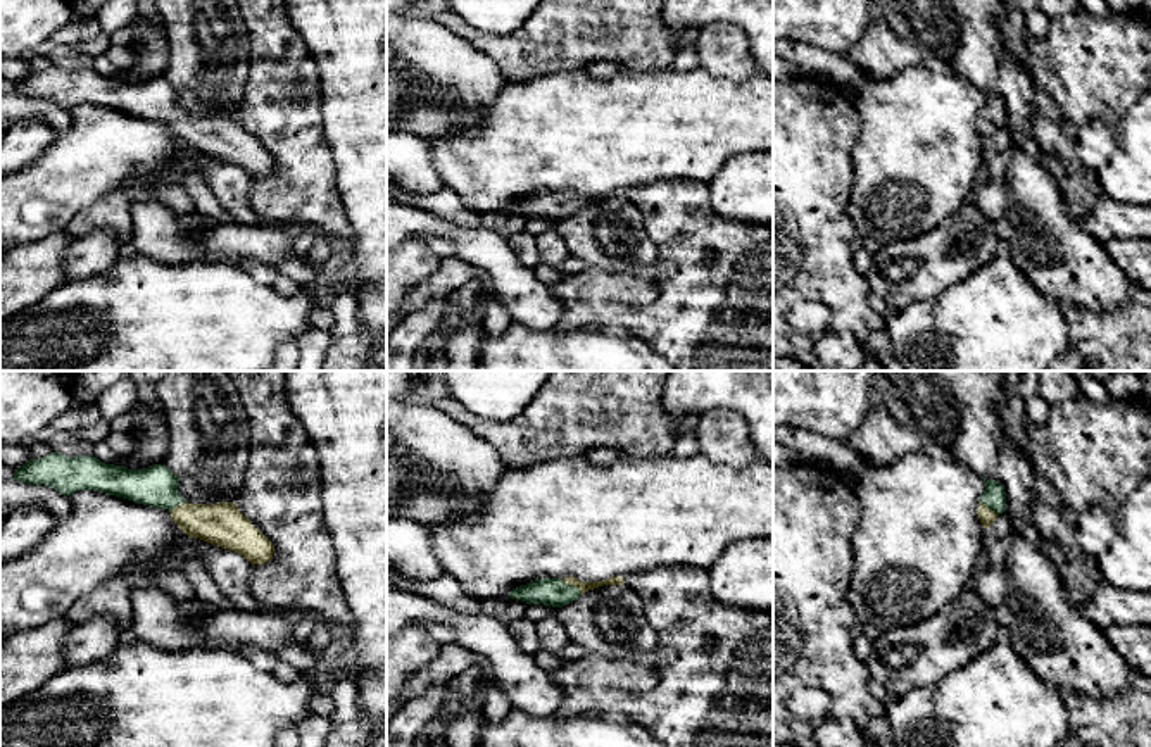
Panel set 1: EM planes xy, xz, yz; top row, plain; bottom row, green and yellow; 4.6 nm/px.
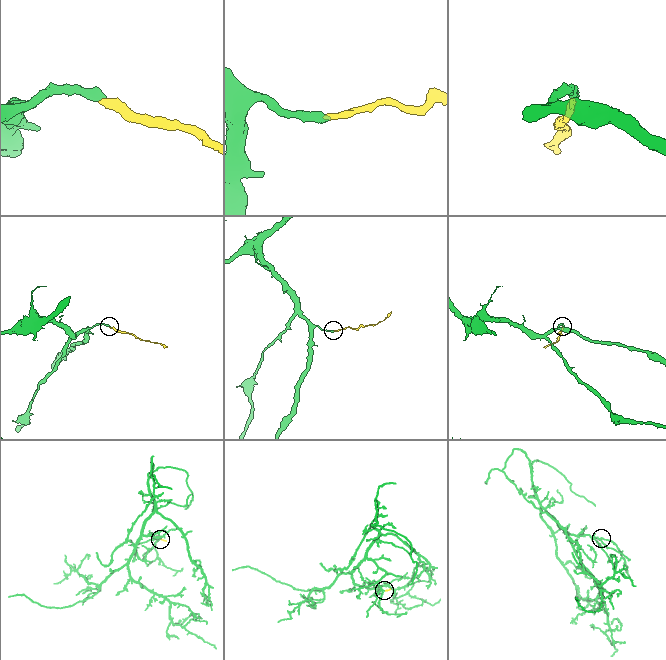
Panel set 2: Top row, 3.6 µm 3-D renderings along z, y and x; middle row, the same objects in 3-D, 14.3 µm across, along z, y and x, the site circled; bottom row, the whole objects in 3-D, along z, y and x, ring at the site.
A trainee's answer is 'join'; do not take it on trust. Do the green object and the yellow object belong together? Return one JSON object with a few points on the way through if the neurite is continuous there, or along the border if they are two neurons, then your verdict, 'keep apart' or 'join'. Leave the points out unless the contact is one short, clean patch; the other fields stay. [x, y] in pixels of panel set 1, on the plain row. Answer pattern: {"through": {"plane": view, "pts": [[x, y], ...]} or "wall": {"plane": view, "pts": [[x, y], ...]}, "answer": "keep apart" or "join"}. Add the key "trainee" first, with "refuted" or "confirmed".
{"trainee": "confirmed", "through": {"plane": "xz", "pts": [[554, 206], [572, 199], [584, 200]]}, "answer": "join"}

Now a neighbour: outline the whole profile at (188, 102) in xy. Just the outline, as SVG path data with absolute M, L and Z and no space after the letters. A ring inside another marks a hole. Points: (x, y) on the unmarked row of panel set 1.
M179 91L178 104L188 116L193 117L223 116L221 110L211 109L209 105L202 104L192 91Z

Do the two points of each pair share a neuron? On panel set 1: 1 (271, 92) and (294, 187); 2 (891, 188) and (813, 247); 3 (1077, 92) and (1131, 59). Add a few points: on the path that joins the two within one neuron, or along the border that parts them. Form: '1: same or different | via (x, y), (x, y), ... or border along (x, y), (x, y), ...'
1: same | via (285, 116), (294, 135), (294, 163)
2: different | border along (853, 178), (849, 218), (856, 237)
3: same | via (1091, 83), (1117, 59)

